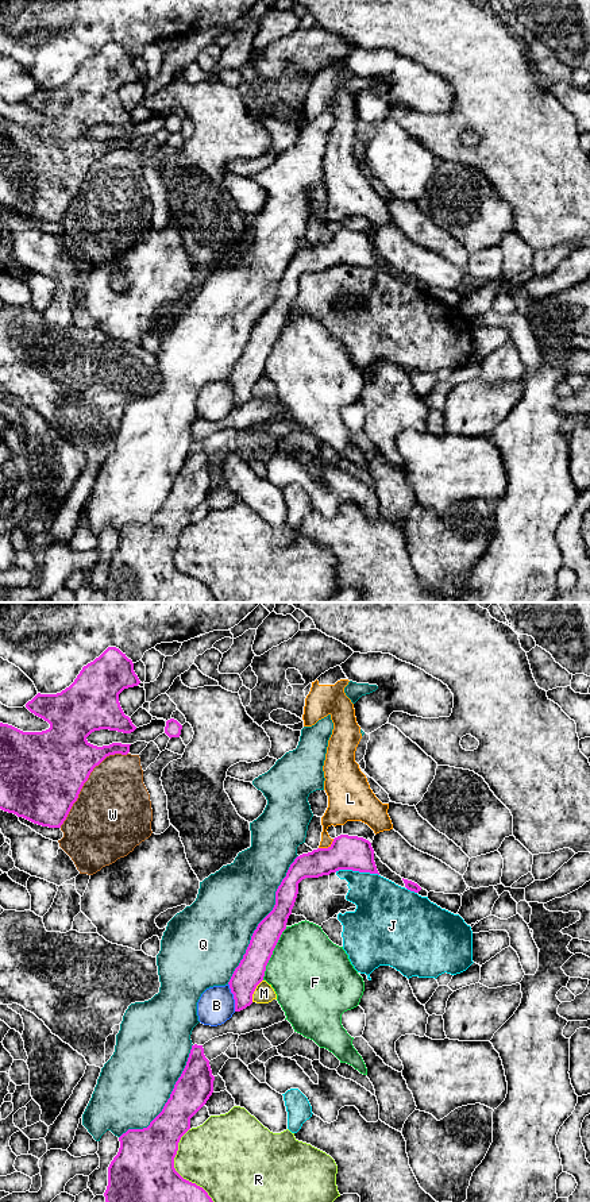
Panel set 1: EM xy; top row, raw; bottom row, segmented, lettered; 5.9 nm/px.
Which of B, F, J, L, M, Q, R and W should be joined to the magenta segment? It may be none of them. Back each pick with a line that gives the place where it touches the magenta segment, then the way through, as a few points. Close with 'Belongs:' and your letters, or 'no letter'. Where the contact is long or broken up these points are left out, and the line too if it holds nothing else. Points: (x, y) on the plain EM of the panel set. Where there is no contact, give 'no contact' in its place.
Belongs: no letter

